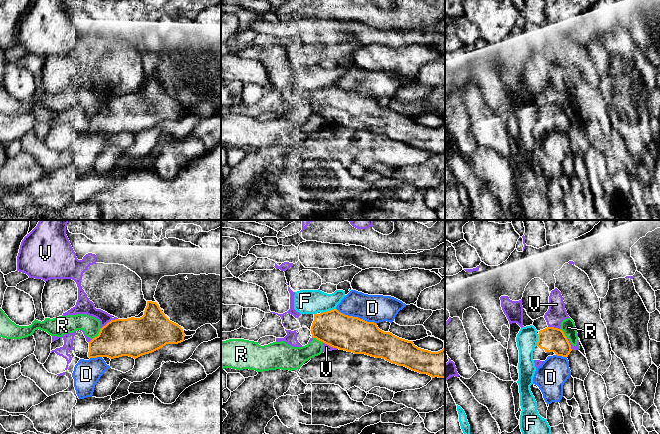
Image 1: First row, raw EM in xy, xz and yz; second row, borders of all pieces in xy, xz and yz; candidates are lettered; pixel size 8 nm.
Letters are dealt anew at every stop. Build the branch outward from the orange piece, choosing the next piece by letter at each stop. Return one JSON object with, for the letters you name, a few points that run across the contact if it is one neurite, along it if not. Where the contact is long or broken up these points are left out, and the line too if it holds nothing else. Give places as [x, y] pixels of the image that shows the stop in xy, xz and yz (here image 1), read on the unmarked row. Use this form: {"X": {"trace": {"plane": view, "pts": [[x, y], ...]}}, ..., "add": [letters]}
{"add": []}

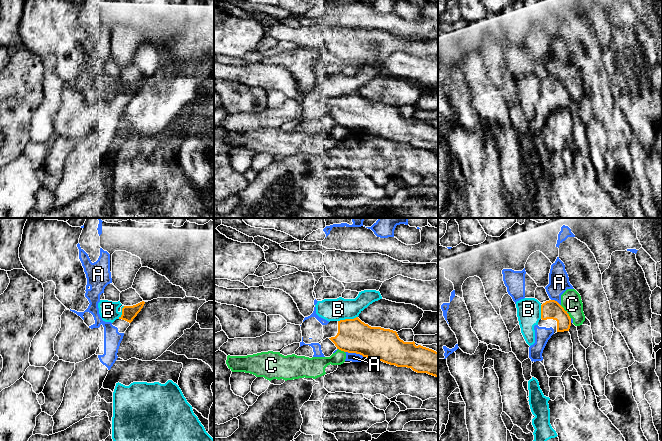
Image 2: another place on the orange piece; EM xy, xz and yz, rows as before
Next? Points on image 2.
{"add": []}

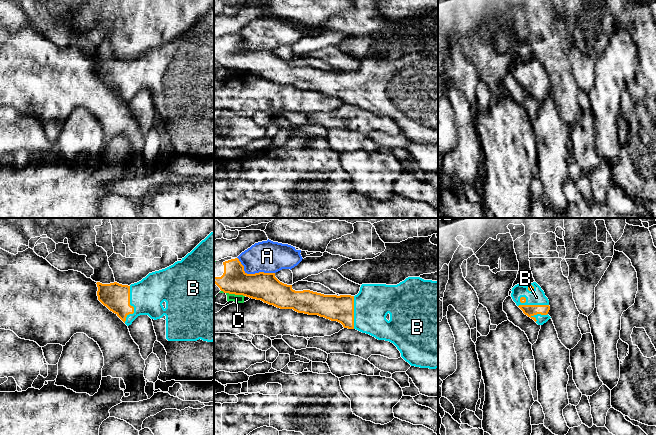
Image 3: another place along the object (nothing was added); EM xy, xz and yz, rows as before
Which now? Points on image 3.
{"B": {"trace": {"plane": "yz", "pts": [[530, 86], [533, 81], [533, 76], [536, 73]]}}, "add": ["B"]}

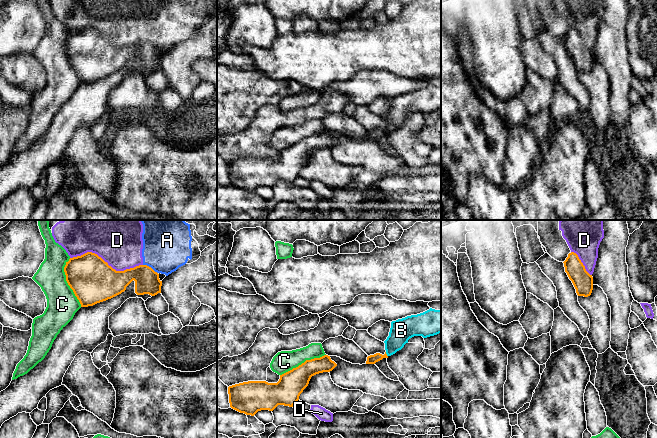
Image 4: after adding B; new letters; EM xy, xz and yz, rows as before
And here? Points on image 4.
{"B": {"trace": {"plane": "xz", "pts": [[372, 135], [386, 130], [401, 106]]}}, "add": ["B"]}

